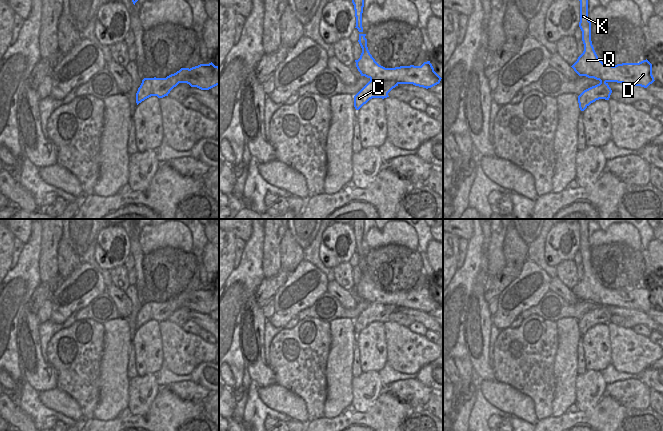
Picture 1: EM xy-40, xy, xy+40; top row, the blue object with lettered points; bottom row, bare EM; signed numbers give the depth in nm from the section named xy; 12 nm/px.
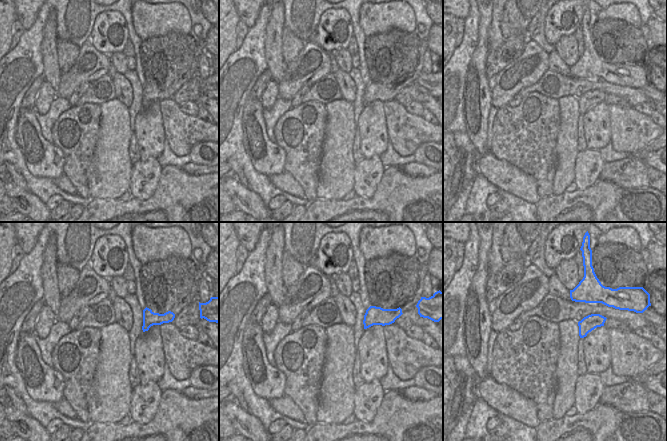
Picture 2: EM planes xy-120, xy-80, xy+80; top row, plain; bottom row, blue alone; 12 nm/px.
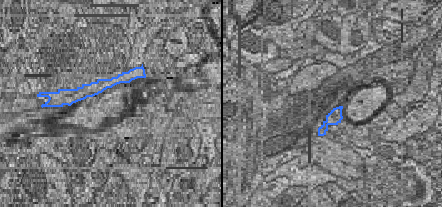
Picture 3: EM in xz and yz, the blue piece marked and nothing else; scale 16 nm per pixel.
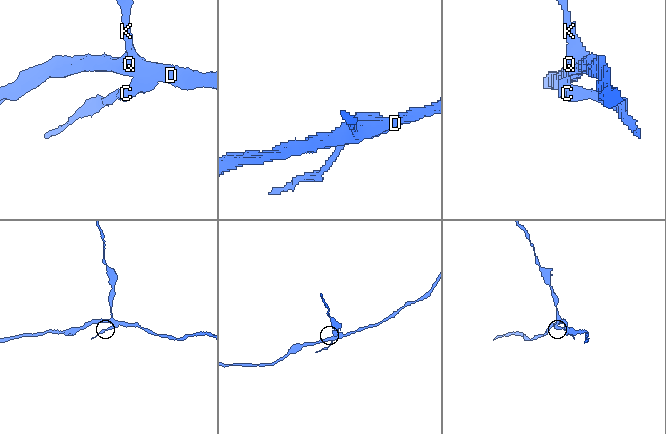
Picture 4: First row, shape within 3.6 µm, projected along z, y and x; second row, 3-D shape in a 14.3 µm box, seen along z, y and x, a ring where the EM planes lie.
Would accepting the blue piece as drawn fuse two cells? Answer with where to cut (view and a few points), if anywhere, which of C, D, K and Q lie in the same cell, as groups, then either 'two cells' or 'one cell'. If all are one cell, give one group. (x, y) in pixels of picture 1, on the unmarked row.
cut in xy along (370, 302), (393, 303), (399, 307); C / D K Q; two cells

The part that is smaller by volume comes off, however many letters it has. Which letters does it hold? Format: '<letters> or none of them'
C

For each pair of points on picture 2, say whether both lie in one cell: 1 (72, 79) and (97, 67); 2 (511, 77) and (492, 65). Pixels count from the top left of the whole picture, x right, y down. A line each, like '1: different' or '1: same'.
1: same
2: different

